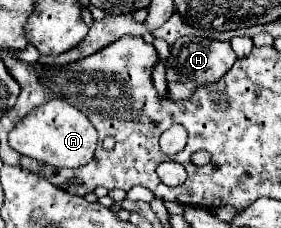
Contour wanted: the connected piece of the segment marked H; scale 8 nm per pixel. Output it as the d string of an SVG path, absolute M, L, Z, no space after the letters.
M182 36L176 40L176 44L170 50L166 78L168 78L168 92L176 100L184 100L186 96L192 96L192 92L200 86L206 86L210 82L216 82L232 64L236 62L236 54L230 46L230 42L220 40L208 40L198 36Z

